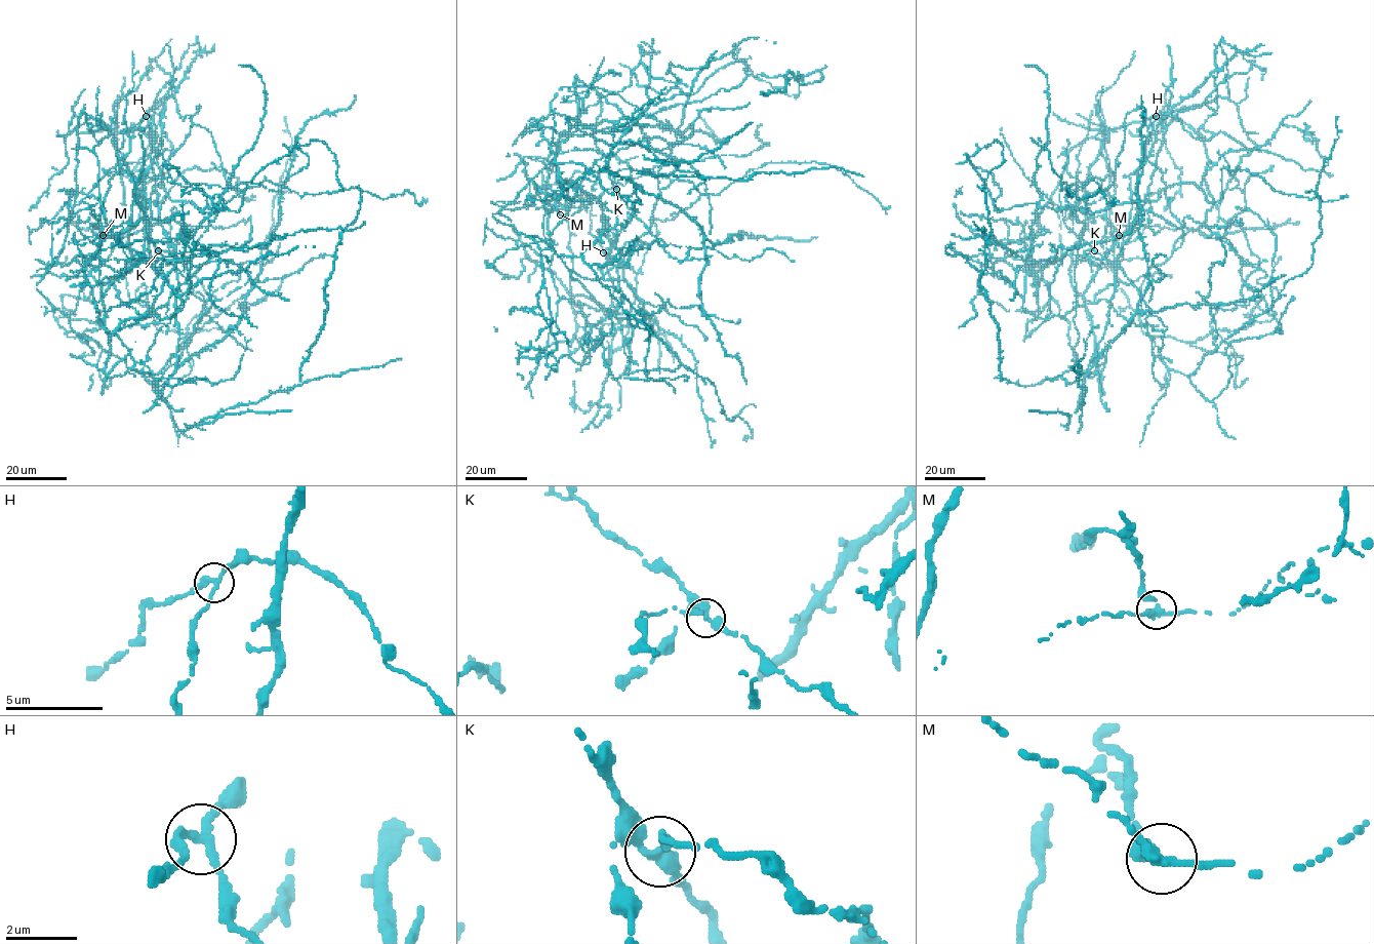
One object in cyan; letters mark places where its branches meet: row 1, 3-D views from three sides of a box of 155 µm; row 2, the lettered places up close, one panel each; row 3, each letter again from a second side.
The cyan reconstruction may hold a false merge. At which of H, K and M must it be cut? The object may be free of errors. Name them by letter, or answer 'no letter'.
M

